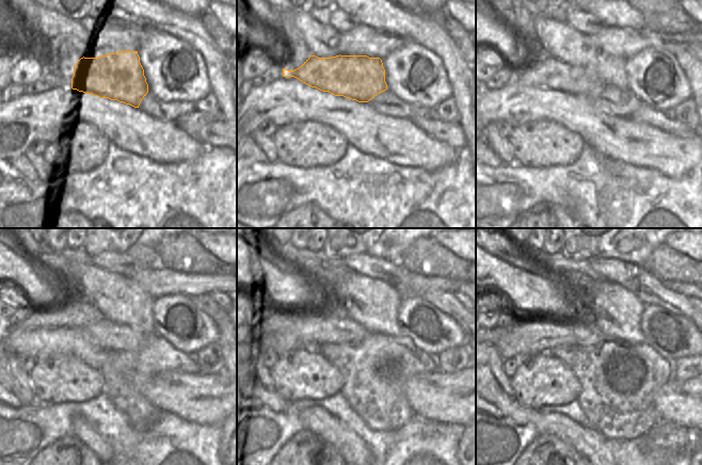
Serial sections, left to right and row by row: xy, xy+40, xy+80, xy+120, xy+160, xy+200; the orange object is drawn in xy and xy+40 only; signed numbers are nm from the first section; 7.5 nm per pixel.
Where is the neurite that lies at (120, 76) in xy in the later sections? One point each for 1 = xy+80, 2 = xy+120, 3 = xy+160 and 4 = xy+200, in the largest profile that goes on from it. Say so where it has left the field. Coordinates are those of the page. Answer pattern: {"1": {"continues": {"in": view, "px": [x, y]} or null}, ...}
{"1": {"continues": {"in": "xy+80", "px": [545, 71]}}, "2": {"continues": {"in": "xy+120", "px": [78, 314]}}, "3": {"continues": {"in": "xy+160", "px": [260, 336]}}, "4": {"continues": {"in": "xy+200", "px": [506, 318]}}}

